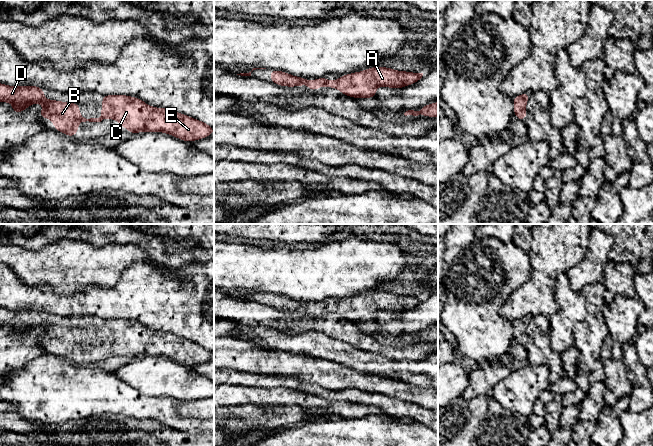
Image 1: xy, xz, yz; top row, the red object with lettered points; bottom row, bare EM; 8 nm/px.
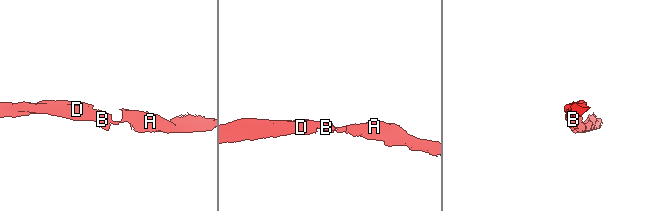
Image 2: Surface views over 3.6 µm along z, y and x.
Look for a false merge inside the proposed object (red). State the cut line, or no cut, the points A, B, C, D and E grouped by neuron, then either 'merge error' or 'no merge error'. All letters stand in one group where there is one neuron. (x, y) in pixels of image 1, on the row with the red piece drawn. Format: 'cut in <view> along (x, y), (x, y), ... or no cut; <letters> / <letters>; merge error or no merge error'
no cut; A B C D E; no merge error

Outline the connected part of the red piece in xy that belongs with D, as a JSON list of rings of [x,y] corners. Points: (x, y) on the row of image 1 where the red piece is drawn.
[[[0,83],[0,103],[12,102],[11,110],[21,113],[34,103],[41,103],[44,108],[39,112],[41,118],[52,119],[52,125],[61,133],[74,137],[78,133],[79,122],[101,122],[103,119],[115,119],[123,128],[132,134],[139,132],[163,132],[185,142],[192,142],[210,136],[214,129],[206,122],[201,122],[185,114],[168,108],[149,106],[143,100],[127,95],[103,95],[102,110],[99,118],[86,119],[79,113],[81,104],[67,103],[58,100],[47,100],[44,90],[37,86],[9,86]]]

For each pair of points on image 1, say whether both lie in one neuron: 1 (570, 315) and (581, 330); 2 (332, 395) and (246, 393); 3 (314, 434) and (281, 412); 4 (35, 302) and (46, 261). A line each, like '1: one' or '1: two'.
1: two
2: two
3: two
4: two

